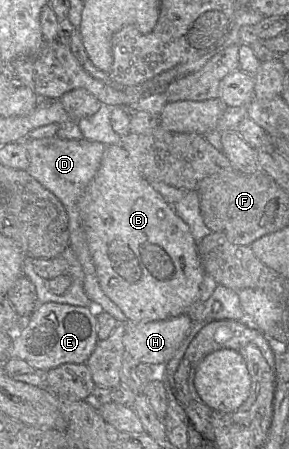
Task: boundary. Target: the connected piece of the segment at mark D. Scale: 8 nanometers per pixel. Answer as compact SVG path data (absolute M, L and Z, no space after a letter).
M57 135L50 138L25 138L24 142L29 155L27 172L44 187L53 192L63 203L69 217L70 247L75 252L84 272L84 291L92 305L98 305L111 314L118 322L127 323L123 311L104 293L97 278L96 268L89 252L83 220L78 203L86 187L97 173L106 145L101 142L61 139Z

